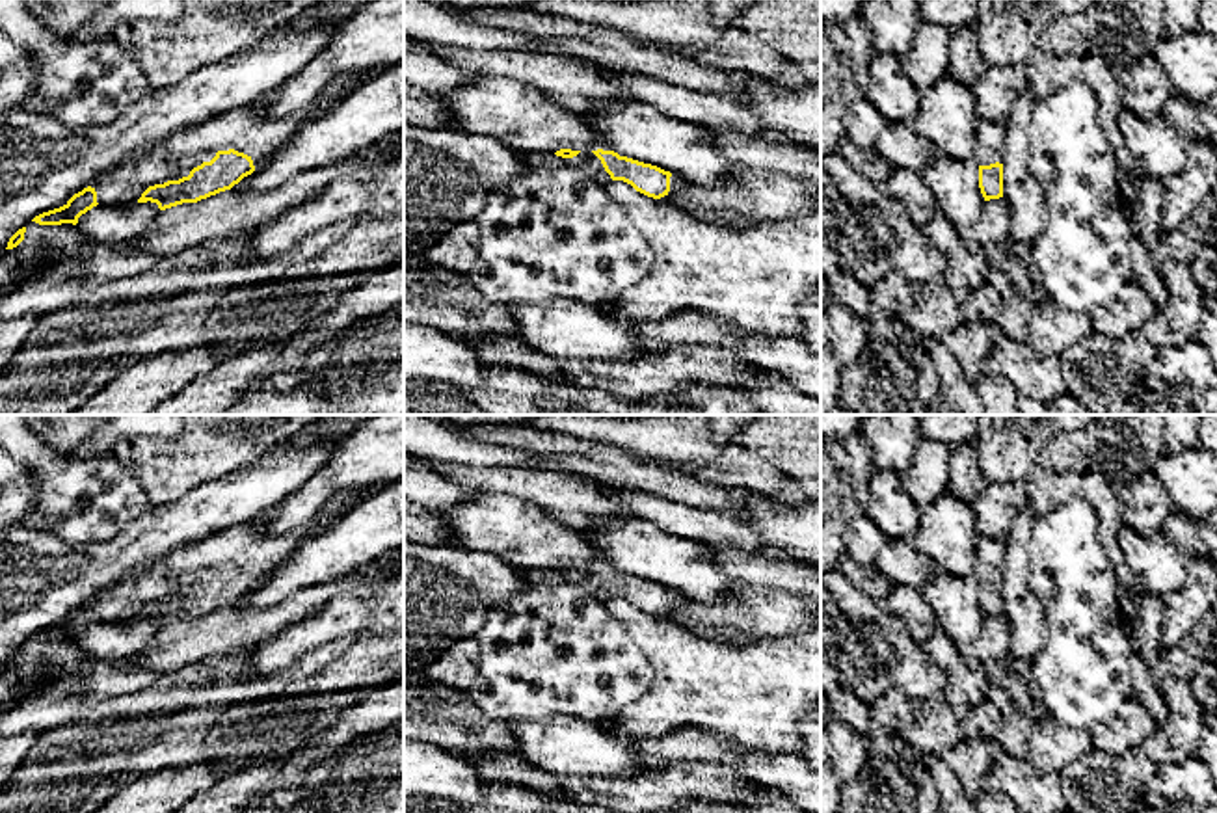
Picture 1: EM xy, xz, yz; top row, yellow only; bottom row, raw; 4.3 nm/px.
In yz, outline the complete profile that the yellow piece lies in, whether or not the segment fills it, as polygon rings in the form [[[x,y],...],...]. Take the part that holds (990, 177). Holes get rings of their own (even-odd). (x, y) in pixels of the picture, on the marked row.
[[[977,121],[973,162],[984,201],[1003,197],[1005,123]]]

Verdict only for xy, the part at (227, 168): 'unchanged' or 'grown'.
grown

